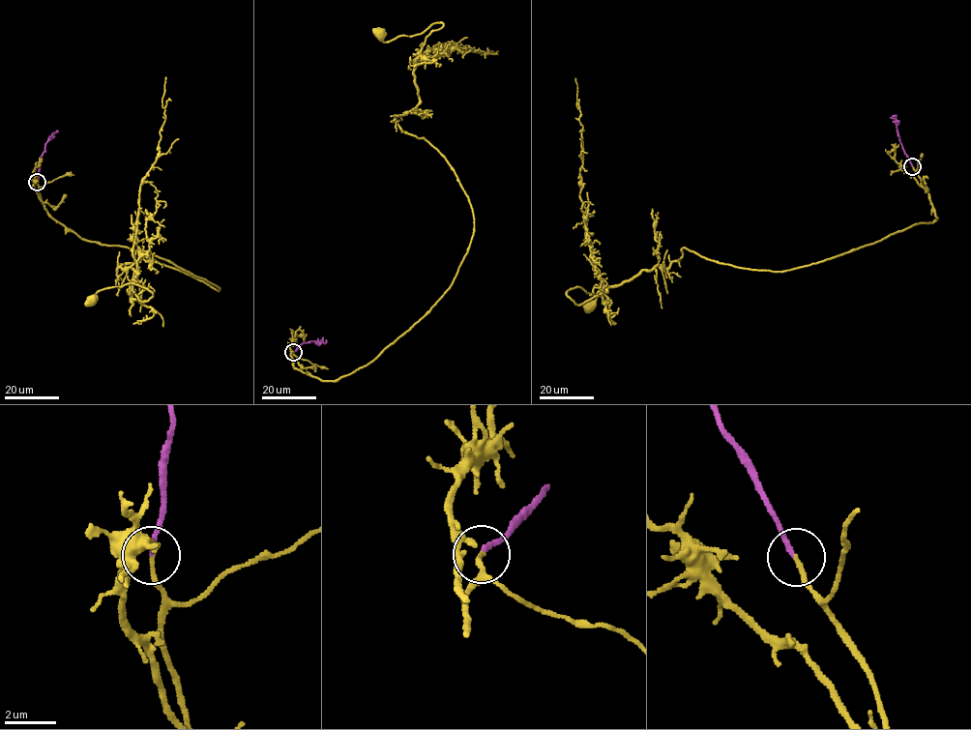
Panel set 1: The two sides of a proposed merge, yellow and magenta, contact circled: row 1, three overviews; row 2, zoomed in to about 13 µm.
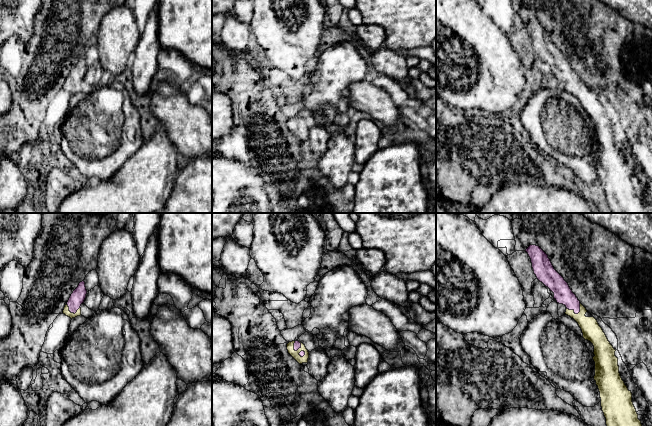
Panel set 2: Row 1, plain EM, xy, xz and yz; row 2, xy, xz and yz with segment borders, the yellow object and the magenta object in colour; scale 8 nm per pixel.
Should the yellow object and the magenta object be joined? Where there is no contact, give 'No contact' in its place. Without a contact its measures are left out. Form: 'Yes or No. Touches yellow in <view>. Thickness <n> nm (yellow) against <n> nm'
Yes. Touches yellow in yz. Thickness 150 nm (yellow) against 150 nm

